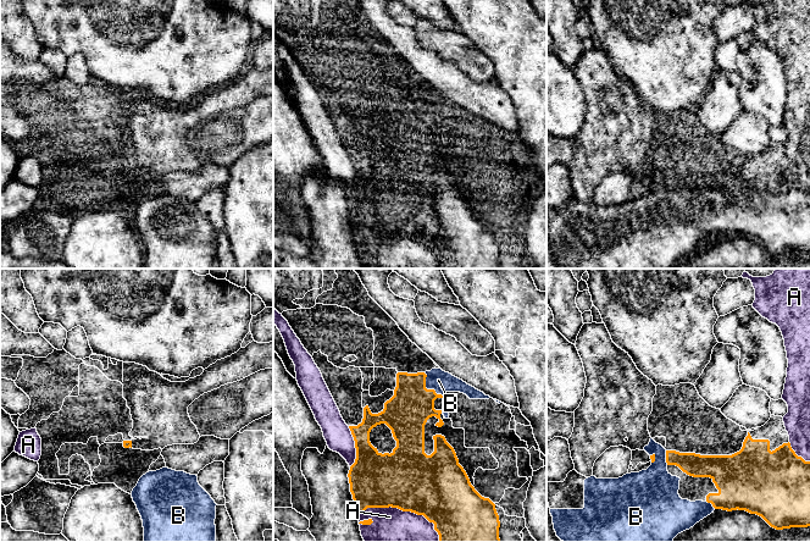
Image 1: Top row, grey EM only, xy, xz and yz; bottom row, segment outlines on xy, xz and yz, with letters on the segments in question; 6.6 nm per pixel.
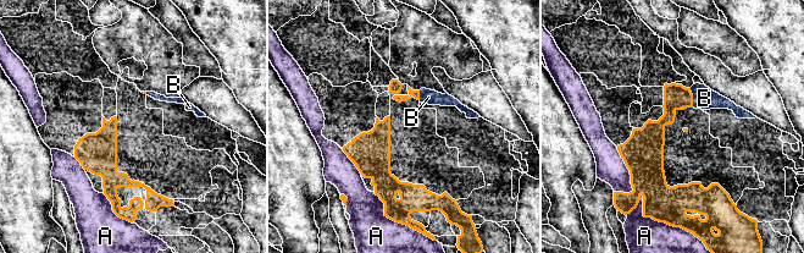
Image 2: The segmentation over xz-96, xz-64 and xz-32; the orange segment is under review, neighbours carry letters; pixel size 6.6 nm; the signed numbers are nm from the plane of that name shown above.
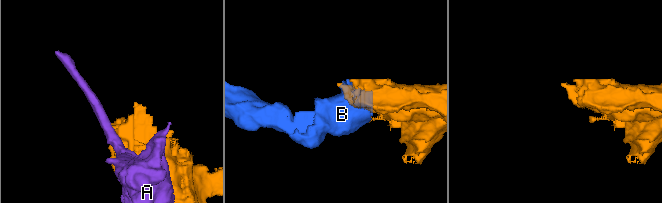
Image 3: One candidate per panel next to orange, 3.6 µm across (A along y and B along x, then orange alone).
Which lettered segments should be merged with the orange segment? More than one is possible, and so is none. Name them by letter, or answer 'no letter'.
B

